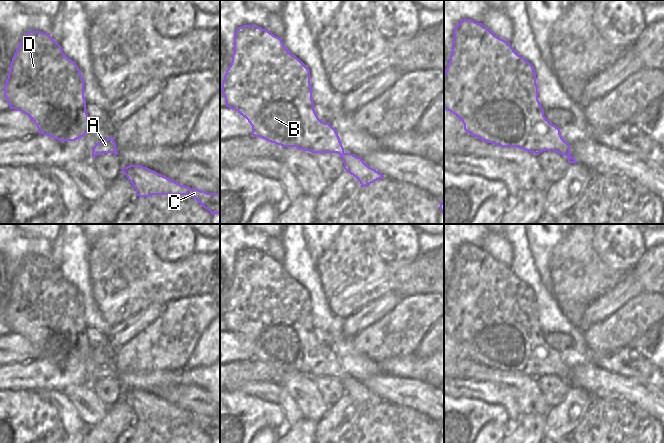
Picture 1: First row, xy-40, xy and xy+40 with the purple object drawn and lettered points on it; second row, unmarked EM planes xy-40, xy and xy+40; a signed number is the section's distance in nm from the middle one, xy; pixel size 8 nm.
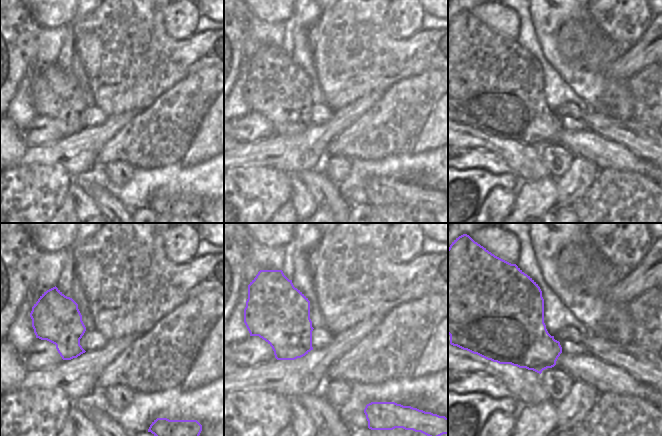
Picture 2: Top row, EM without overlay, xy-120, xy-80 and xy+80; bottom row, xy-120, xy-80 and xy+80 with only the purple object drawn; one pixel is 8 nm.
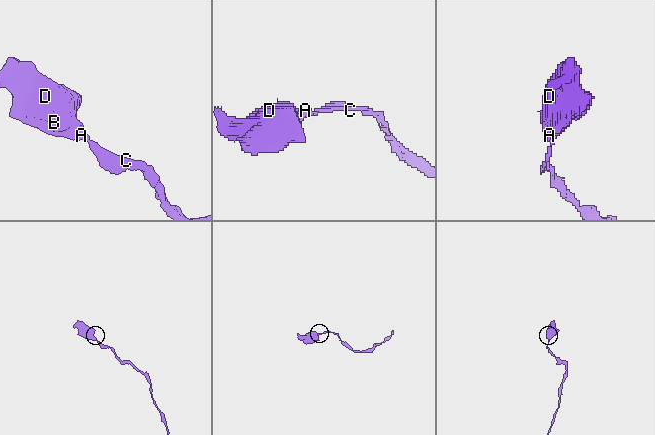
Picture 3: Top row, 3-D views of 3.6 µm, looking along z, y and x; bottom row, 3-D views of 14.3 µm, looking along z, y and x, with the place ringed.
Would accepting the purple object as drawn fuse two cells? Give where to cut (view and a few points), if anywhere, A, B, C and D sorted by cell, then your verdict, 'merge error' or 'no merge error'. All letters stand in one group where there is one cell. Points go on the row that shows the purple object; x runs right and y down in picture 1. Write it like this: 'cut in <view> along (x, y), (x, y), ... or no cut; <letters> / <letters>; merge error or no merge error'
no cut; A B C D; no merge error

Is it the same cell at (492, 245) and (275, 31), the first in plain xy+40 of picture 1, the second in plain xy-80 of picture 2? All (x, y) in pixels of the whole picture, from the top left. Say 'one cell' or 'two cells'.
two cells

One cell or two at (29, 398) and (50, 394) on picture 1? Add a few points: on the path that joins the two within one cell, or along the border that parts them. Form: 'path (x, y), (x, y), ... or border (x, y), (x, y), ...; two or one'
border (33, 391), (49, 402), (56, 410); two

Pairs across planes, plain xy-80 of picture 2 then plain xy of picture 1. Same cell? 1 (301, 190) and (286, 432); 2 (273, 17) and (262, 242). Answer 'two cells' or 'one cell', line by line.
1: two cells
2: two cells

